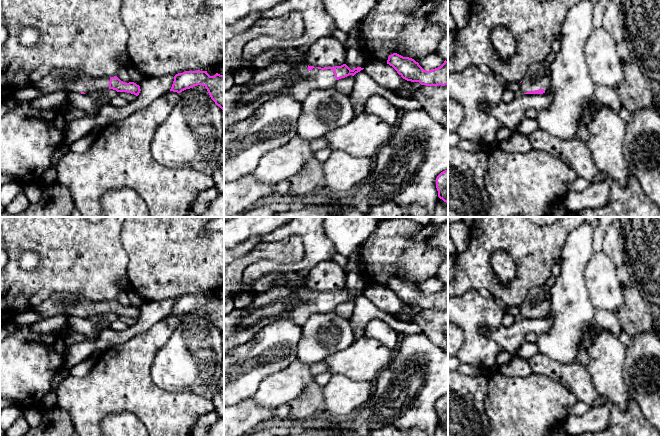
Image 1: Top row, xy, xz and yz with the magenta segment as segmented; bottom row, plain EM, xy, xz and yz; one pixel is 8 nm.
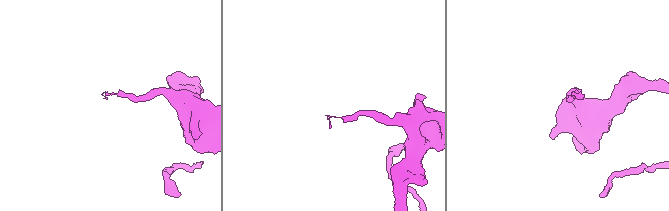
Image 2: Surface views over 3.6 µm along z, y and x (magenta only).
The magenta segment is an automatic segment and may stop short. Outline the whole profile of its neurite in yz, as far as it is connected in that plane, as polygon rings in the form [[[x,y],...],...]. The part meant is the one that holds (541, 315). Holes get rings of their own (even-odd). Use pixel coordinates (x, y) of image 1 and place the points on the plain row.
[[[546,285],[533,288],[520,307],[524,318],[543,318],[551,309],[550,288]]]

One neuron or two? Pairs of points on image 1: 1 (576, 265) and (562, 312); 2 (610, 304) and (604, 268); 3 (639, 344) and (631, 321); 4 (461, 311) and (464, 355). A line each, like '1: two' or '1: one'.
1: one
2: one
3: two
4: one

